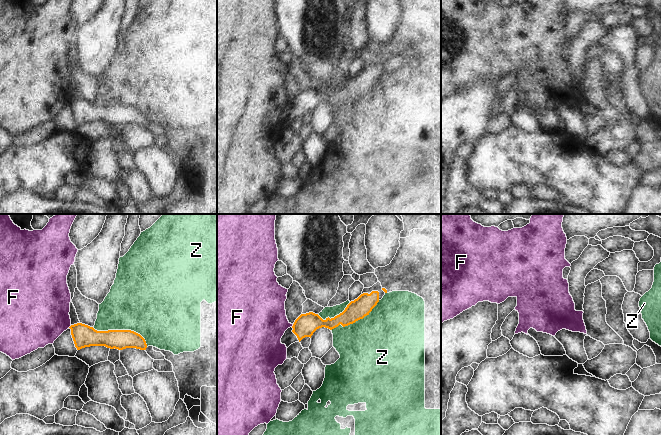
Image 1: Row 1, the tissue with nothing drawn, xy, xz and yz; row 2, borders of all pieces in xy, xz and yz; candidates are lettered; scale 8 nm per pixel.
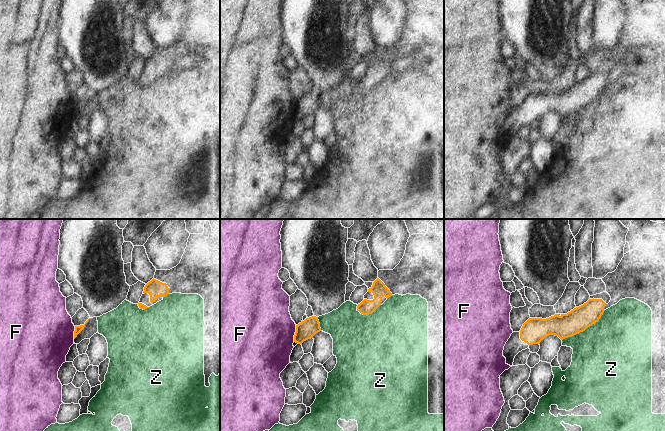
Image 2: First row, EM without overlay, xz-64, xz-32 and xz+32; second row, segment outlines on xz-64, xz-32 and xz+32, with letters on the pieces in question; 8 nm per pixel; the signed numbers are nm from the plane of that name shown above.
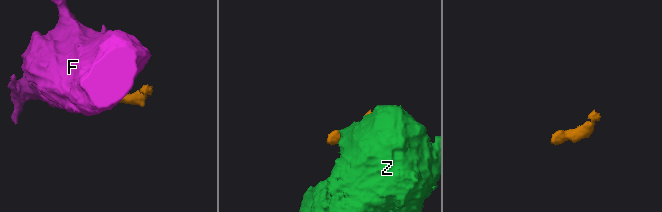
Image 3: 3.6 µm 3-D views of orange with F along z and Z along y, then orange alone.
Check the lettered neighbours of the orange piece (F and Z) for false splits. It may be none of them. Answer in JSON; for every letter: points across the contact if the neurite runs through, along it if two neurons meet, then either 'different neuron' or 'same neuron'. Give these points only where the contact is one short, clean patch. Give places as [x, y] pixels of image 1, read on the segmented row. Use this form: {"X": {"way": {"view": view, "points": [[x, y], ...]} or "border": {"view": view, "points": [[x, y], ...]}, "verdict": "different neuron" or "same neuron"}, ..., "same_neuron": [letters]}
{"F": {"border": {"view": "xy", "points": [[71, 325], [68, 327]]}, "verdict": "different neuron"}, "Z": {"verdict": "different neuron"}, "same_neuron": []}

